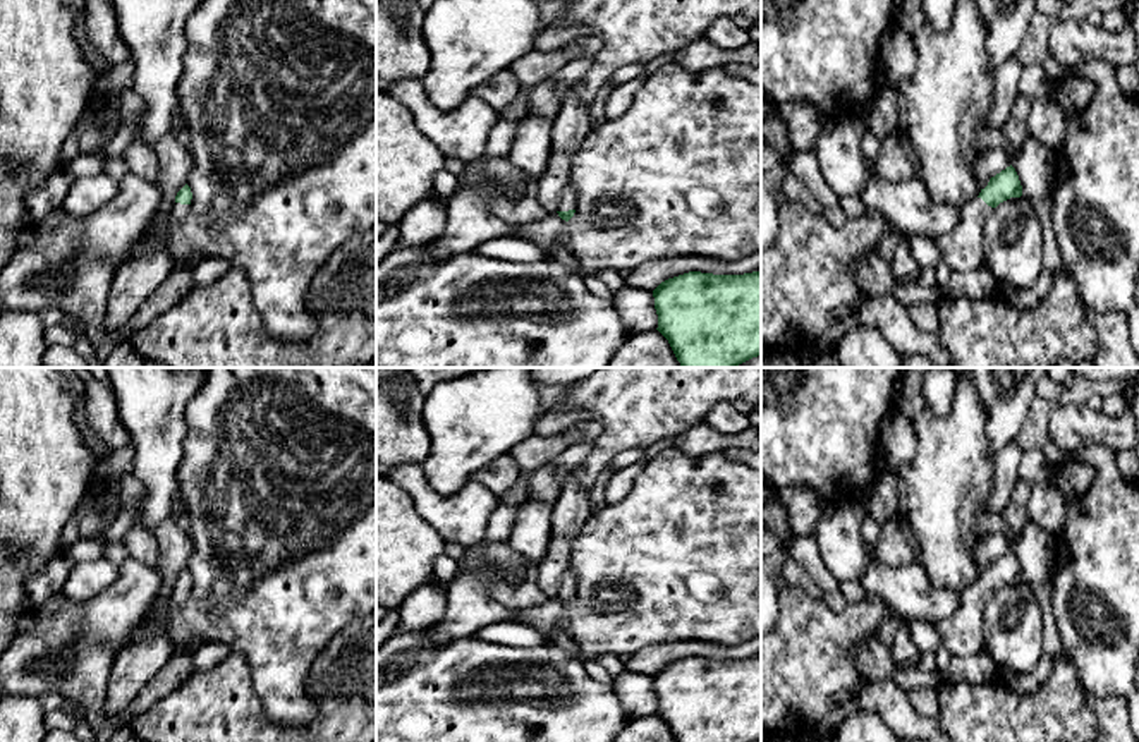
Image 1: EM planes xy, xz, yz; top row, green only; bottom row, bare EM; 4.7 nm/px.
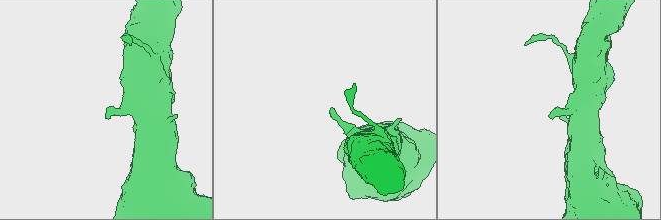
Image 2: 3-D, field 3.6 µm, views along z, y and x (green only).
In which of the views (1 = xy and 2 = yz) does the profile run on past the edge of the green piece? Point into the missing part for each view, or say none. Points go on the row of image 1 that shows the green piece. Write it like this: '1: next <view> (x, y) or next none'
1: next none
2: next none

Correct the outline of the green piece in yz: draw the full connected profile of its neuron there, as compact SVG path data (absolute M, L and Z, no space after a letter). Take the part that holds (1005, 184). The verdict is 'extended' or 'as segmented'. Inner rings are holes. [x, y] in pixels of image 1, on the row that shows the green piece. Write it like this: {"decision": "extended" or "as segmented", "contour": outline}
{"decision": "as segmented", "contour": "M1010 165L995 177L991 177L988 186L981 189L978 198L981 198L988 206L996 208L1000 203L1020 196L1020 180L1015 168Z"}

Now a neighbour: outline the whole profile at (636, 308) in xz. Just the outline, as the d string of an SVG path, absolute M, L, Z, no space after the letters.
M624 285L613 295L612 304L629 333L651 331L658 328L653 292Z

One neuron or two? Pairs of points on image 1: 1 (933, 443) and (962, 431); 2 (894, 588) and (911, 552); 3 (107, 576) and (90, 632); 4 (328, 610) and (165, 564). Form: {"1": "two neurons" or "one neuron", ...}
{"1": "one neuron", "2": "two neurons", "3": "two neurons", "4": "two neurons"}

